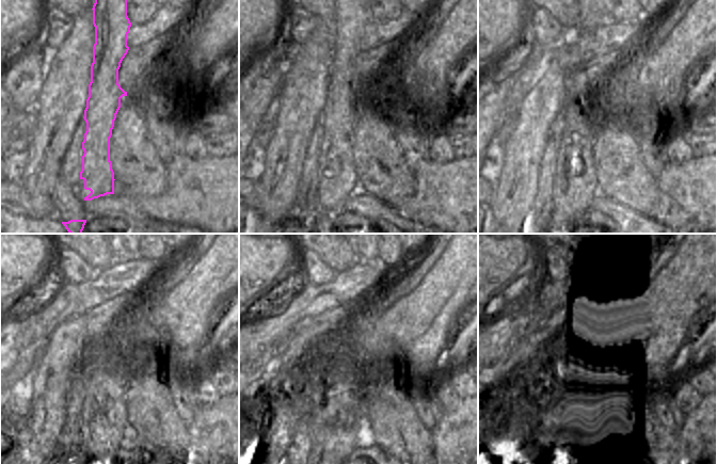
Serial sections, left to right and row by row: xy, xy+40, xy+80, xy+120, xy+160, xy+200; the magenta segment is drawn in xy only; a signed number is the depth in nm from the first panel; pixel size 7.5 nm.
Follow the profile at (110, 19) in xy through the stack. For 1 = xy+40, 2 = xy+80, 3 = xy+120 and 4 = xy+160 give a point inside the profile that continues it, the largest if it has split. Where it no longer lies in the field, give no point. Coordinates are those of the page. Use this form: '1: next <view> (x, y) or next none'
1: next xy+40 (336, 168)
2: next xy+80 (575, 166)
3: next xy+120 (102, 408)
4: next xy+160 (345, 415)

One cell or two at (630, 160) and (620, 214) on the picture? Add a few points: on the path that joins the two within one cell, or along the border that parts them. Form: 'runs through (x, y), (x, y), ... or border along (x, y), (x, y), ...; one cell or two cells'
border along (600, 193), (646, 214); two cells

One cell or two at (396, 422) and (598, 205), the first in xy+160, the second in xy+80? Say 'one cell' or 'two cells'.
two cells

